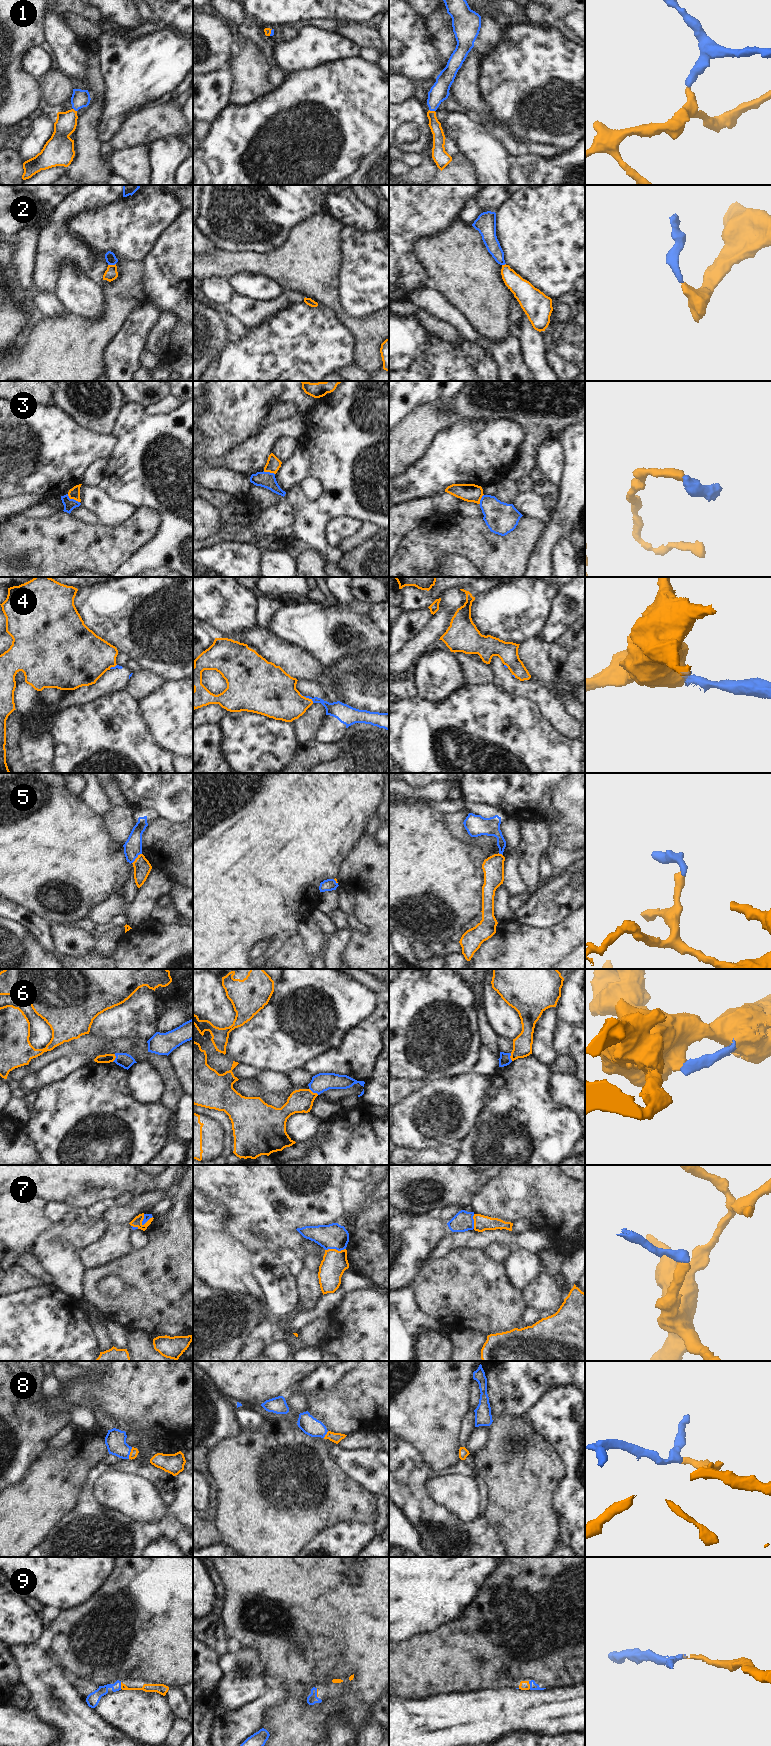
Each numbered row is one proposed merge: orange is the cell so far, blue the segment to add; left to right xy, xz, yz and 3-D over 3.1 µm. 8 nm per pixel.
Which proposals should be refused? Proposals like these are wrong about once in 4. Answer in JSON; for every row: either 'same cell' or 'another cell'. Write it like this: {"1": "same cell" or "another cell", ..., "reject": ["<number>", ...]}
{"1": "same cell", "2": "another cell", "3": "another cell", "4": "another cell", "5": "another cell", "6": "another cell", "7": "another cell", "8": "same cell", "9": "same cell", "reject": ["2", "3", "4", "5", "6", "7"]}

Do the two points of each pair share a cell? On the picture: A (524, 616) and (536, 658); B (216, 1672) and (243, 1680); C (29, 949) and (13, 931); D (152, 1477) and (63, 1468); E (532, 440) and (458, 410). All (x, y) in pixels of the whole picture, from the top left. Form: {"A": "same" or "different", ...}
{"A": "different", "B": "different", "C": "same", "D": "different", "E": "same"}

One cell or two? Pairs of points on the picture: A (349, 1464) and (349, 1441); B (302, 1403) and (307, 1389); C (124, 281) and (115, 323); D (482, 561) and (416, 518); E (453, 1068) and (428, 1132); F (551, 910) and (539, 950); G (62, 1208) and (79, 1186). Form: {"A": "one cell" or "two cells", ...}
{"A": "two cells", "B": "two cells", "C": "one cell", "D": "two cells", "E": "two cells", "F": "two cells", "G": "two cells"}

